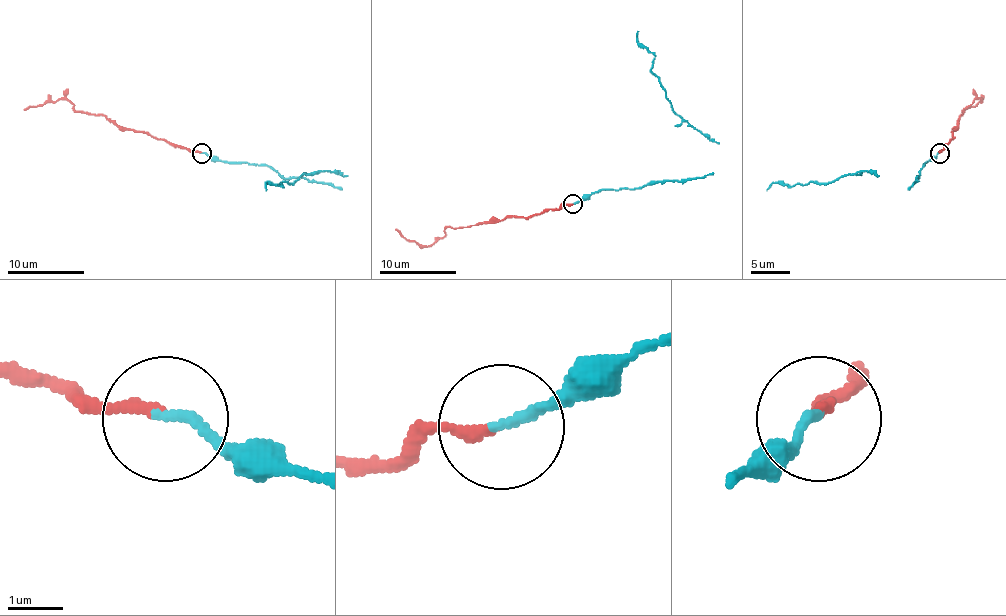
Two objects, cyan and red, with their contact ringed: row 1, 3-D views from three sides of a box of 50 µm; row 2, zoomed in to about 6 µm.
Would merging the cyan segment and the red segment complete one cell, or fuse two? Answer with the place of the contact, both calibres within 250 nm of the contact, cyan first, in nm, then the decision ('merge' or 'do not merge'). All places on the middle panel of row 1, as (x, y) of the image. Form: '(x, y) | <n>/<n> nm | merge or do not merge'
(573, 204) | 170/190 nm | do not merge

